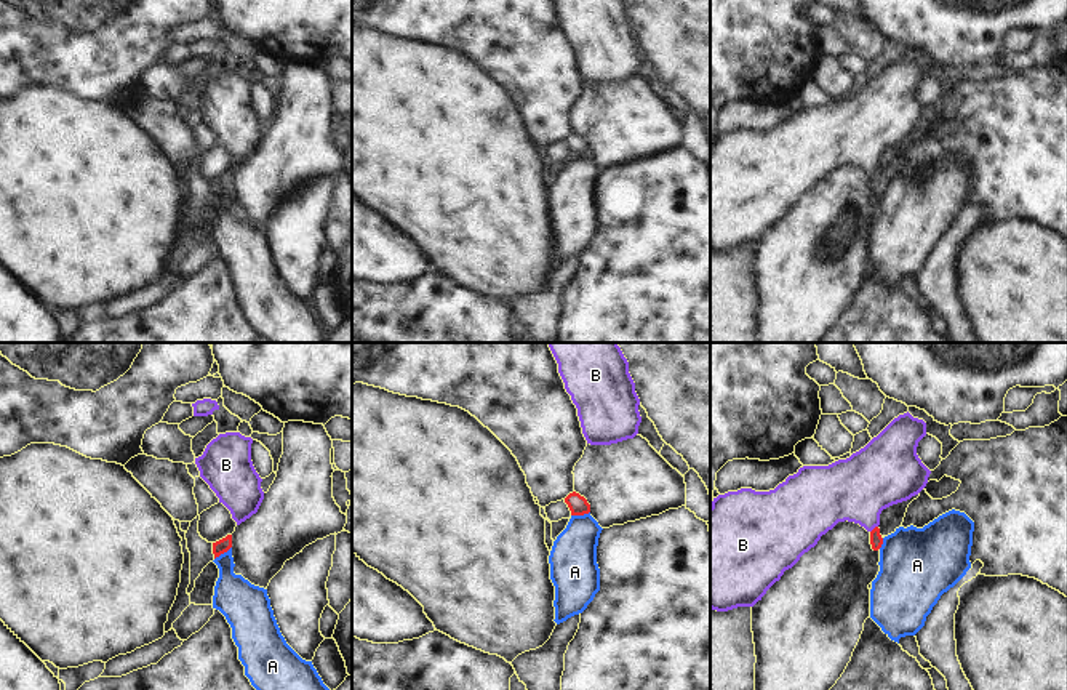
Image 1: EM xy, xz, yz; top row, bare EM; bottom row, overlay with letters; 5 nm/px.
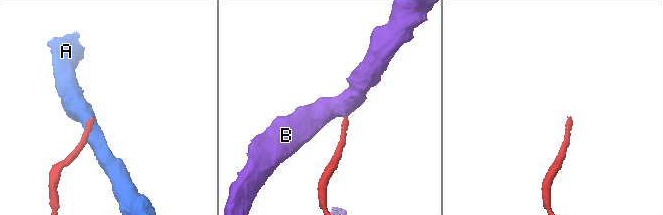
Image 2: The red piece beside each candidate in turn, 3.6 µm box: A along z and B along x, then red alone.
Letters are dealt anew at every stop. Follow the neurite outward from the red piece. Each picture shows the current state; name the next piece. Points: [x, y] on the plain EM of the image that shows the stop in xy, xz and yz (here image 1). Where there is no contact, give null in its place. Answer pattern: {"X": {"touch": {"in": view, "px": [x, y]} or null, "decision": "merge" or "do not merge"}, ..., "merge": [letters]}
{"A": {"touch": {"in": "xz", "px": [579, 156]}, "decision": "do not merge"}, "B": {"touch": {"in": "yz", "px": [874, 170]}, "decision": "merge"}, "merge": ["B"]}

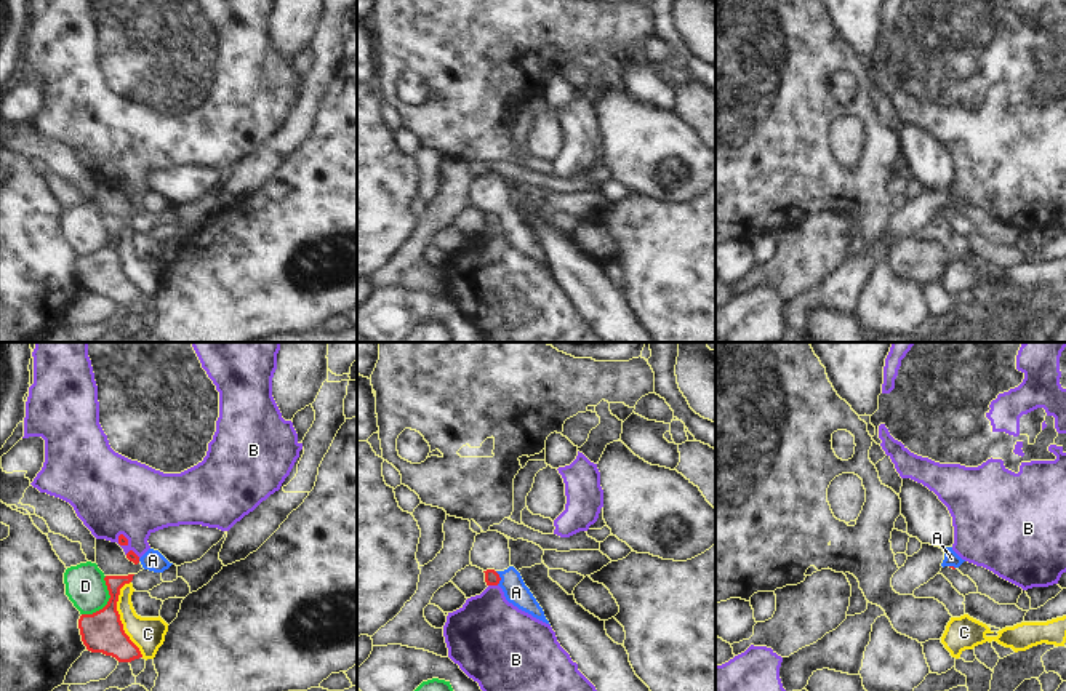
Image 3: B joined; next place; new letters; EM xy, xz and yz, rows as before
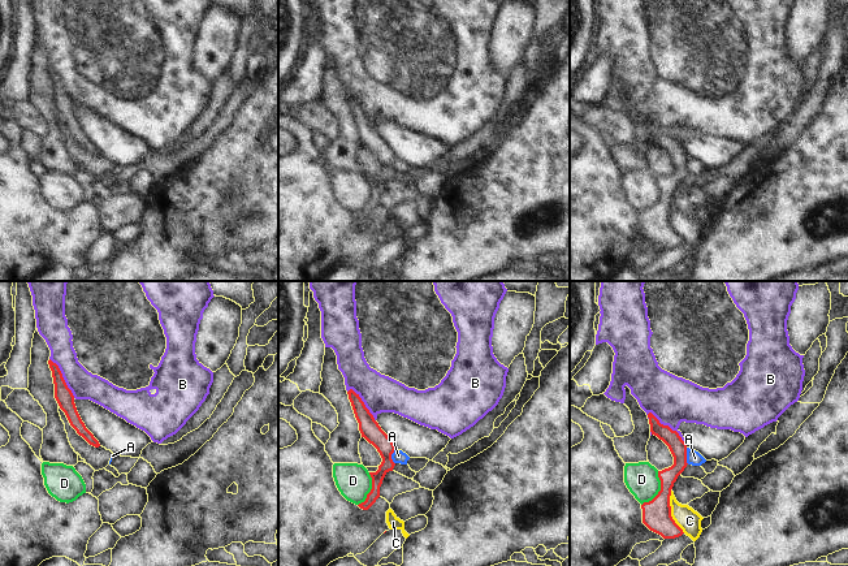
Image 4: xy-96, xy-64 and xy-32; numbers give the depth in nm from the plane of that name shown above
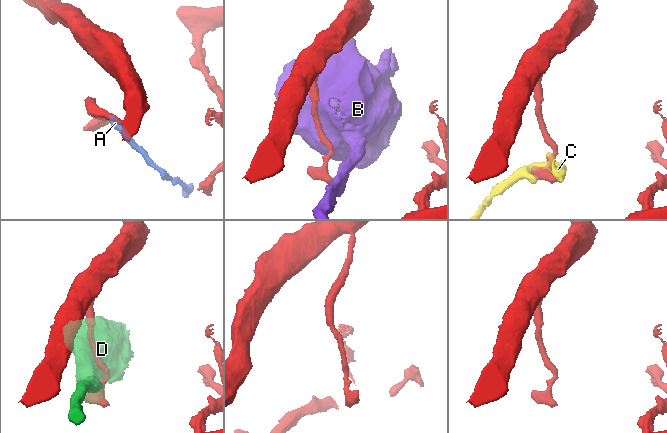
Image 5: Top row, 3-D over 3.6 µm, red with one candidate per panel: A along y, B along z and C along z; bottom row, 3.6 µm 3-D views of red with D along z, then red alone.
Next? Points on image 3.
{"A": {"touch": {"in": "xz", "px": [500, 219]}, "decision": "do not merge"}, "B": {"touch": {"in": "xz", "px": [493, 226]}, "decision": "do not merge"}, "C": {"touch": {"in": "xy", "px": [119, 259]}, "decision": "do not merge"}, "D": {"touch": {"in": "xy", "px": [108, 243]}, "decision": "do not merge"}, "merge": []}

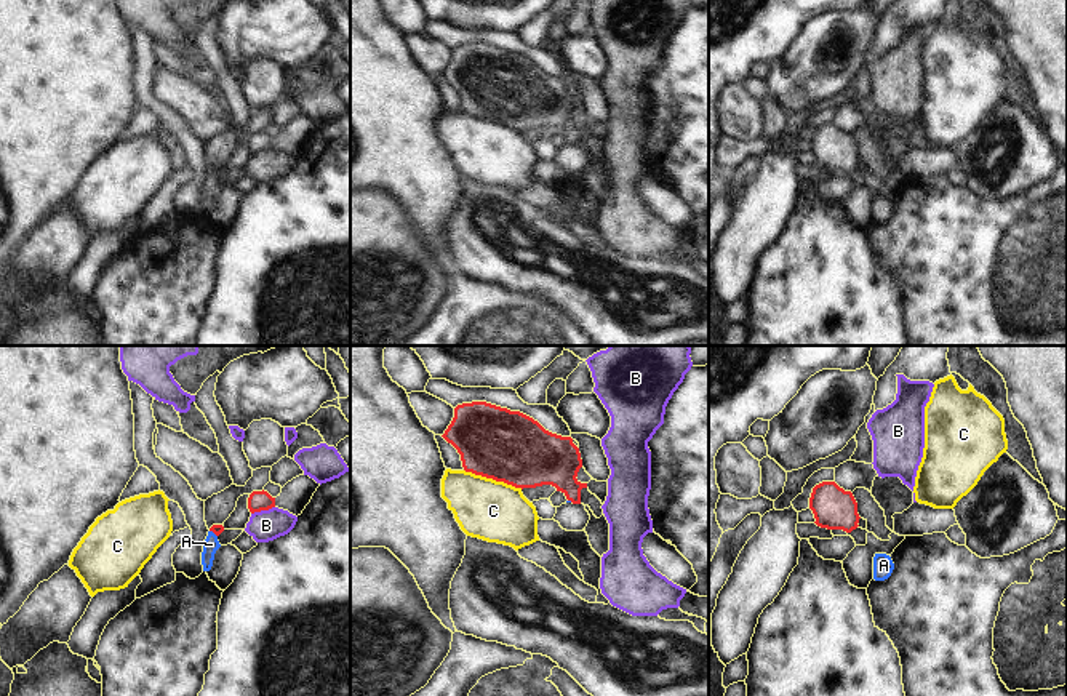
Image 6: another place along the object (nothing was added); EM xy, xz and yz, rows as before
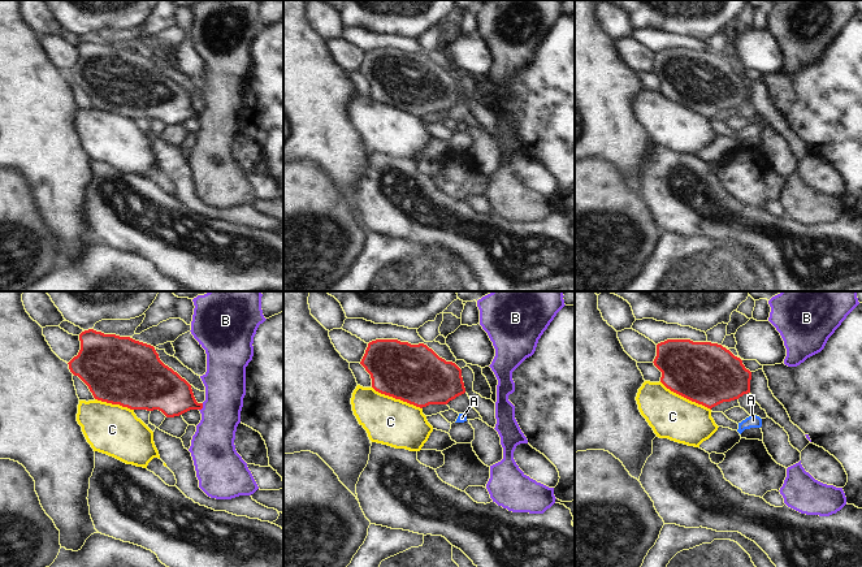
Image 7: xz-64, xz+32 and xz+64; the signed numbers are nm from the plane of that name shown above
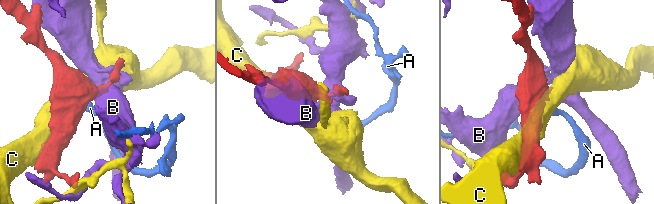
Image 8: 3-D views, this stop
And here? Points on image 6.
{"A": {"touch": {"in": "xy", "px": [213, 173]}, "decision": "merge"}, "B": {"touch": {"in": "xy", "px": [263, 151]}, "decision": "do not merge"}, "C": {"touch": {"in": "xz", "px": [493, 120]}, "decision": "do not merge"}, "merge": ["A"]}

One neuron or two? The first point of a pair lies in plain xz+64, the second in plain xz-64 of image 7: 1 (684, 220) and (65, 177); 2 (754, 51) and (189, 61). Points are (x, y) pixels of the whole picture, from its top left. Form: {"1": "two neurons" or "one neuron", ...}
{"1": "two neurons", "2": "one neuron"}

